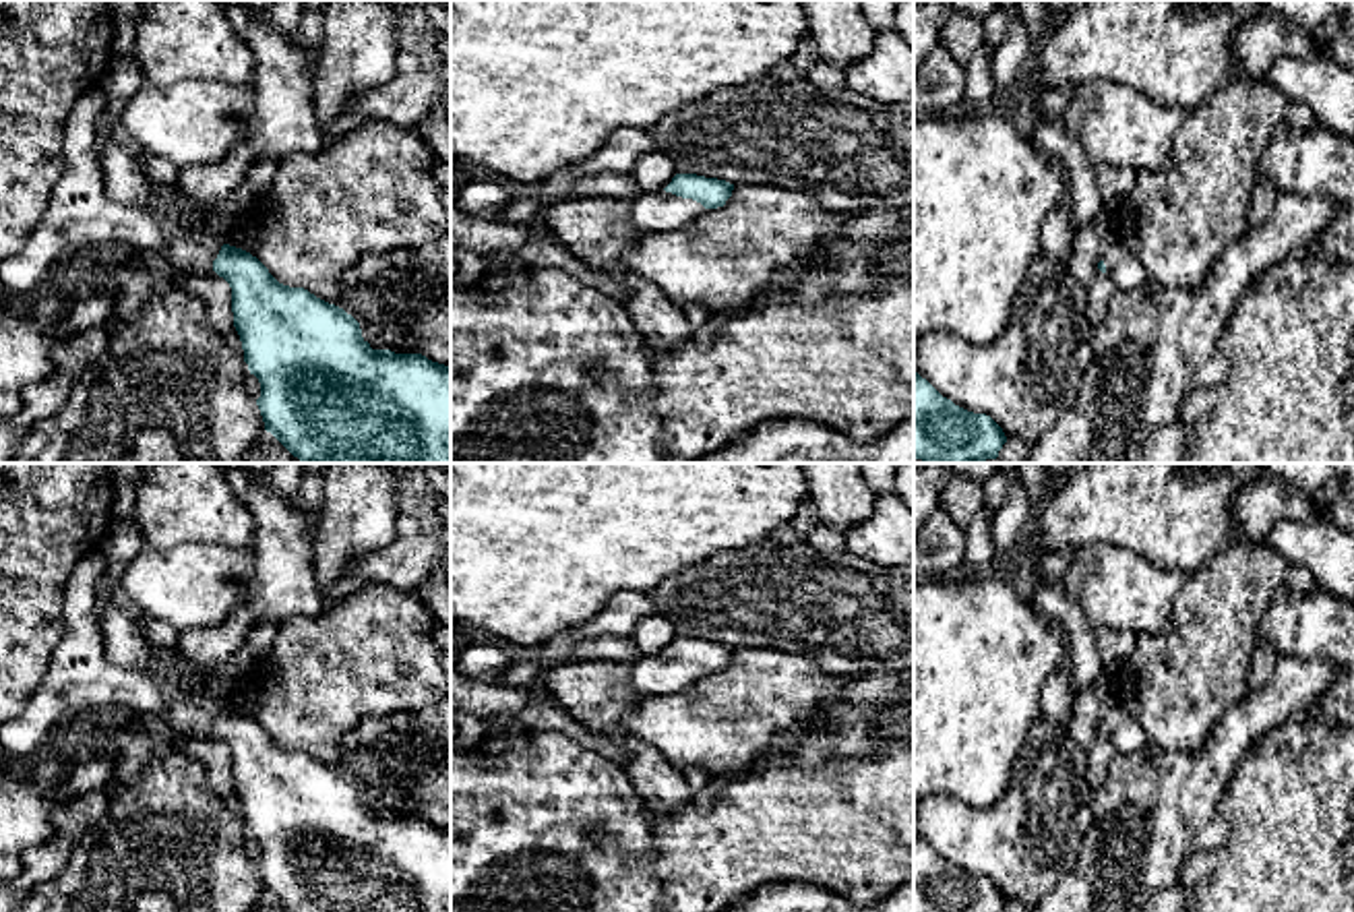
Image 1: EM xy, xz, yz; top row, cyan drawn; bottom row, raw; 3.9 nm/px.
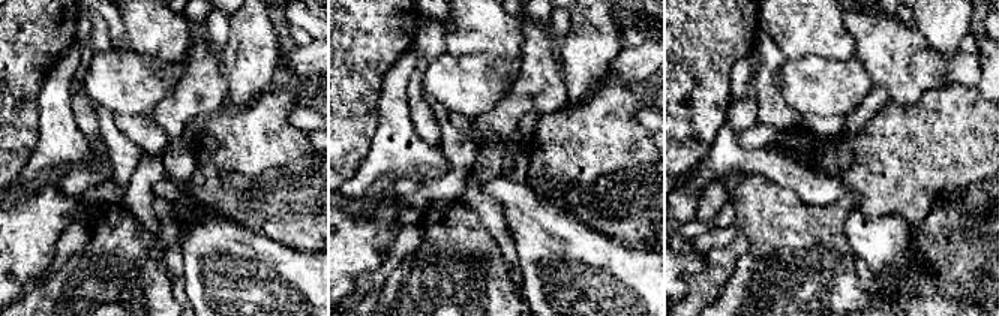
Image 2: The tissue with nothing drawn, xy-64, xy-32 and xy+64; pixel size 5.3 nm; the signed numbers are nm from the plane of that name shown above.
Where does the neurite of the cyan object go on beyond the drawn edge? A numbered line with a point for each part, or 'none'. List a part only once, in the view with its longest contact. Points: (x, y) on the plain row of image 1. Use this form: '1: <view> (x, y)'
1: xz (650, 675)

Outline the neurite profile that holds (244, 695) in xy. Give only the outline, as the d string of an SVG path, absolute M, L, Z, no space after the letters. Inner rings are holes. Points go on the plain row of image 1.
M240 678L232 689L227 707L252 718L256 701L258 701L256 689L258 687L254 682L246 682Z

